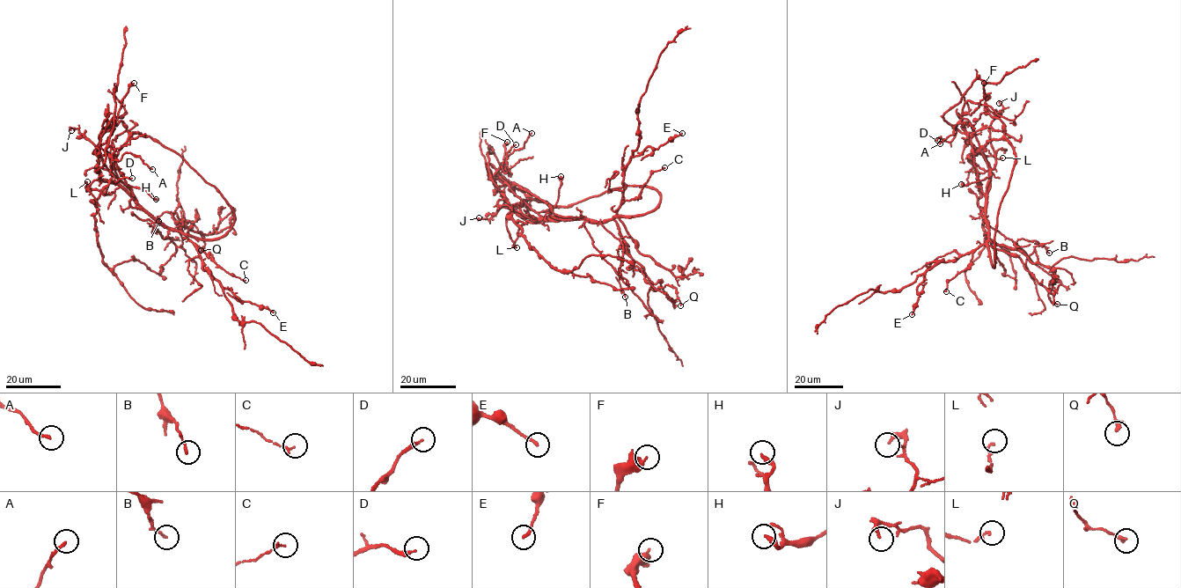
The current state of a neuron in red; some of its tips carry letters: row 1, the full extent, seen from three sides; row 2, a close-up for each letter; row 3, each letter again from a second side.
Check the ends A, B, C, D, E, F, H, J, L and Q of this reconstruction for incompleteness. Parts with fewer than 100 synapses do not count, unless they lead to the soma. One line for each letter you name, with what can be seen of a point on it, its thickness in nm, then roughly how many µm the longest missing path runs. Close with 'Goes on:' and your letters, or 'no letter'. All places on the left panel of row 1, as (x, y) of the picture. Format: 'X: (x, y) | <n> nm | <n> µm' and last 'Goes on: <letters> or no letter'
Goes on: no letter

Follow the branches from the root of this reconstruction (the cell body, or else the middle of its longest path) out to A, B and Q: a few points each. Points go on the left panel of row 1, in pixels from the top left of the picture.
A: (155, 217), (119, 186), (99, 179), (98, 163), (102, 156), (118, 160), (130, 152), (152, 169)
B: (155, 217), (170, 228), (182, 231), (182, 223), (174, 220), (171, 212), (164, 212), (158, 221)
Q: (155, 217), (179, 231), (182, 231), (178, 224), (186, 227), (187, 221), (190, 222), (205, 243), (201, 250)

